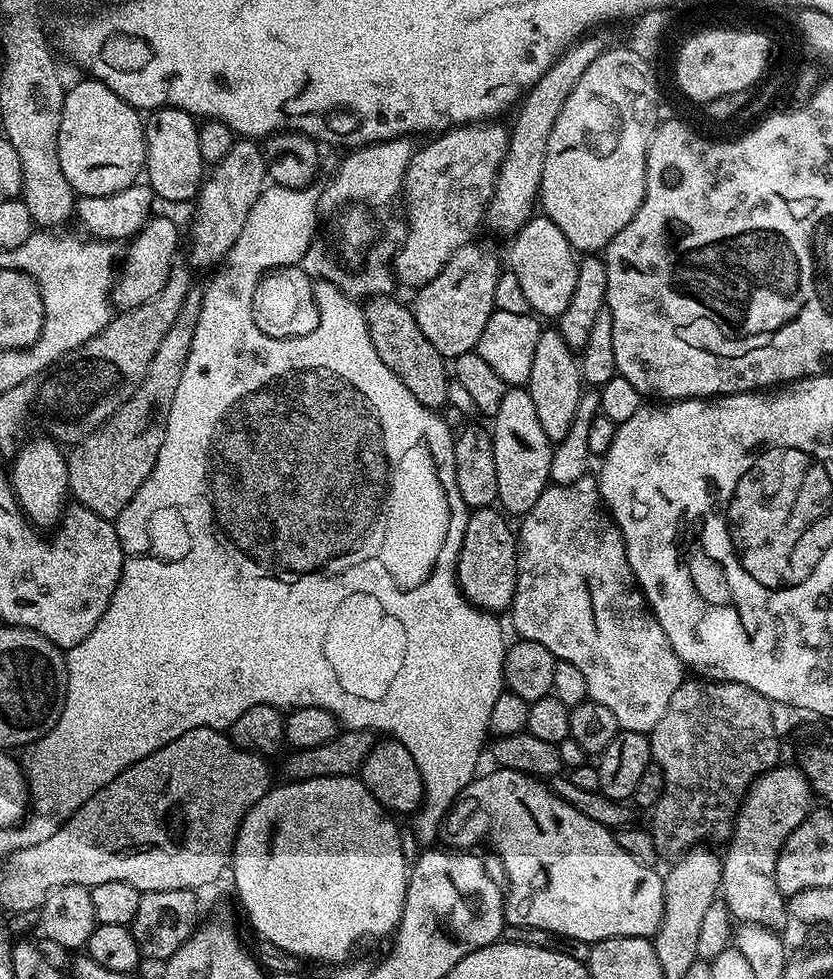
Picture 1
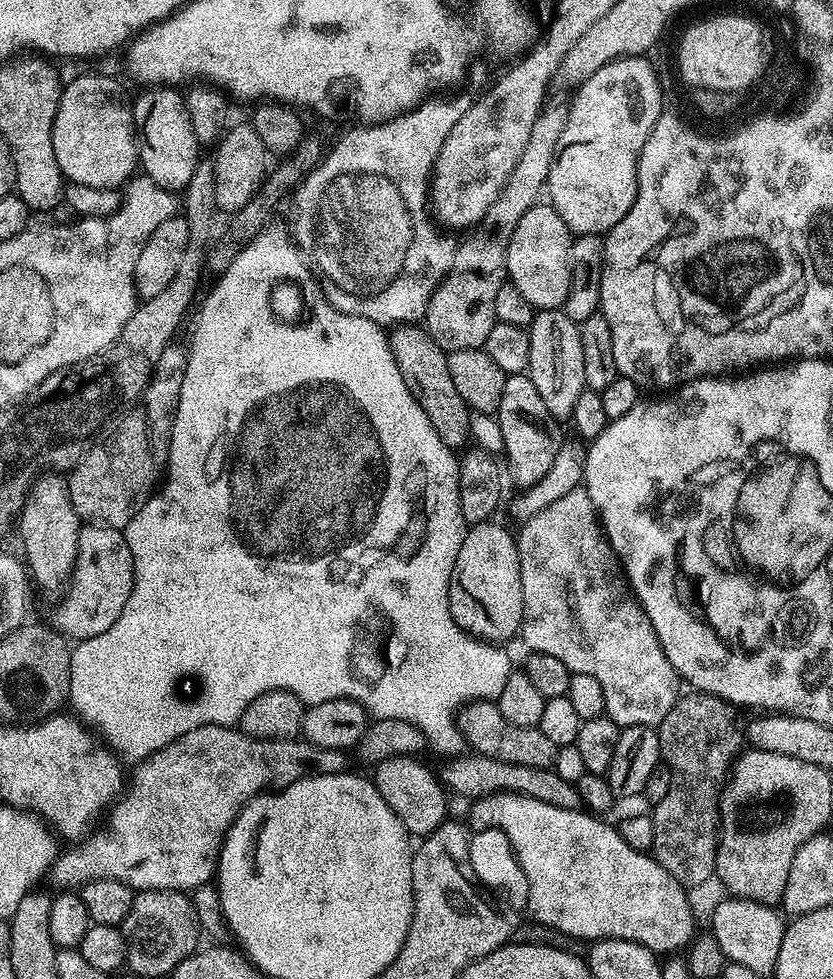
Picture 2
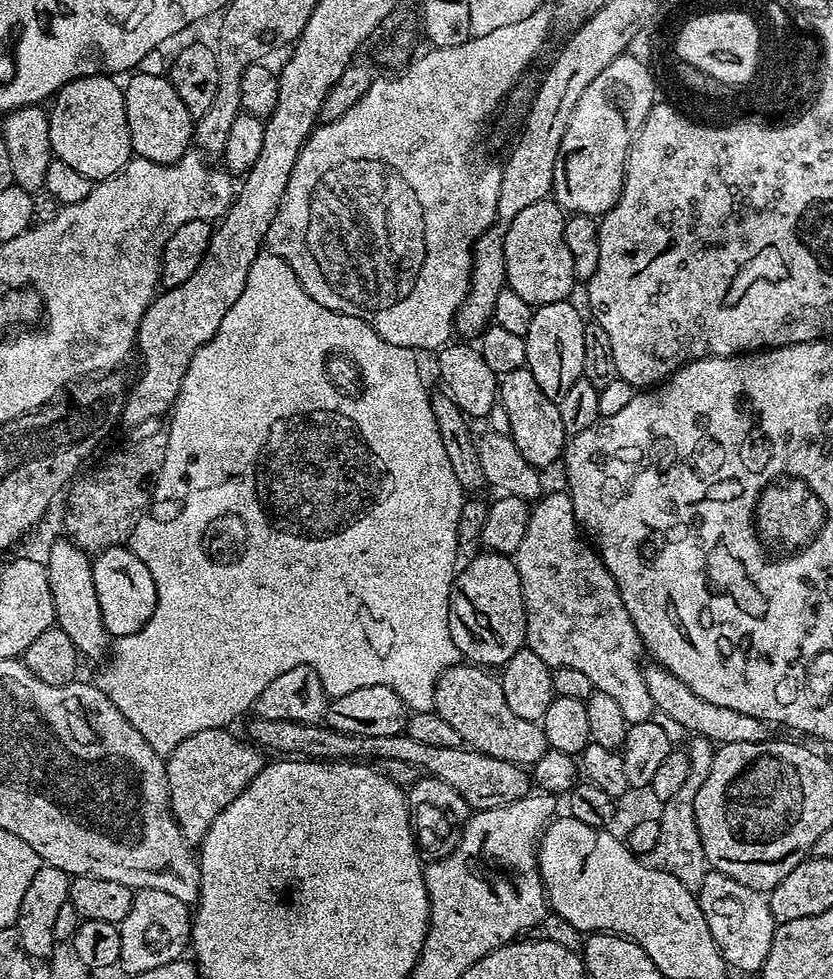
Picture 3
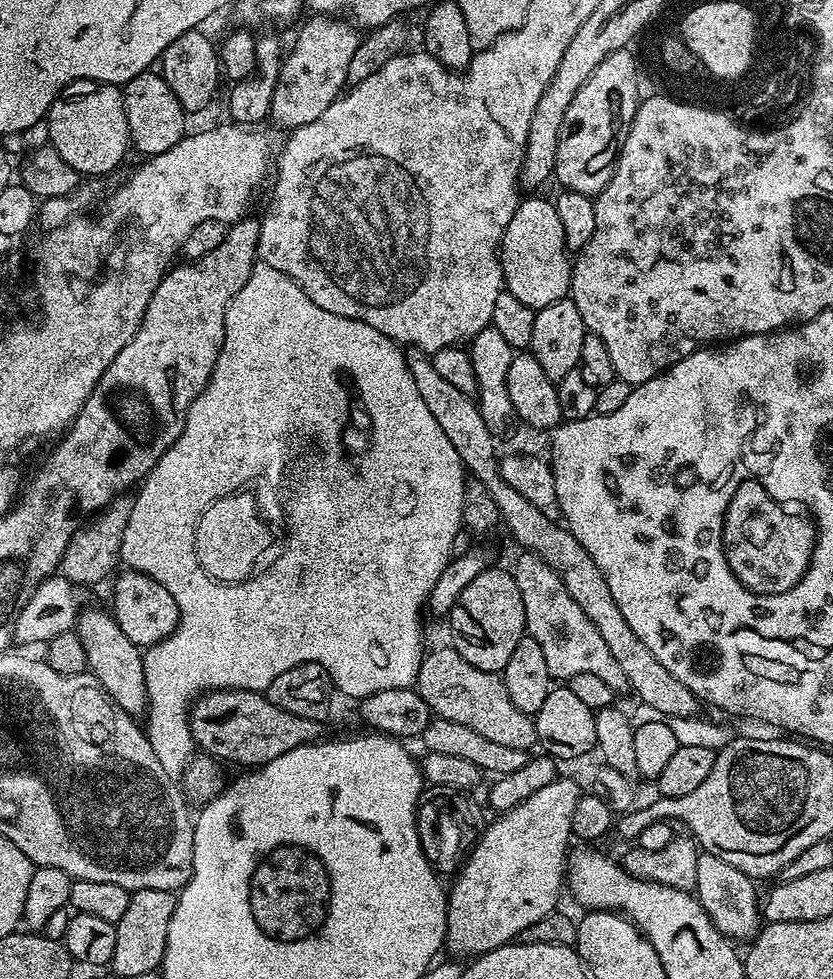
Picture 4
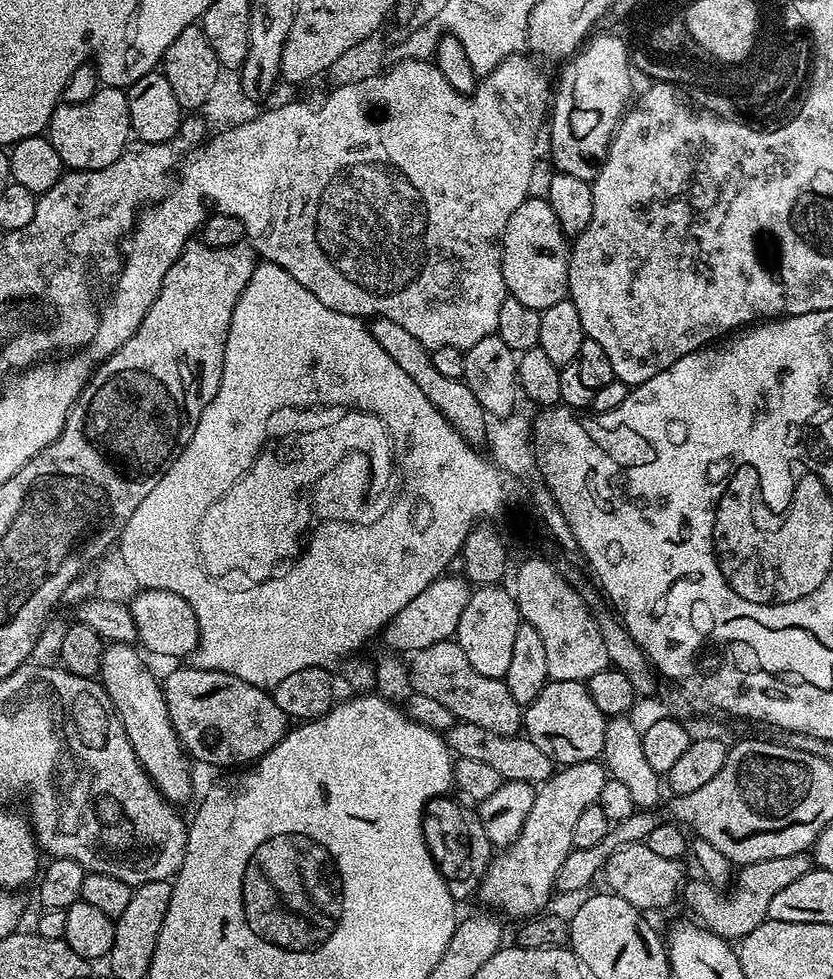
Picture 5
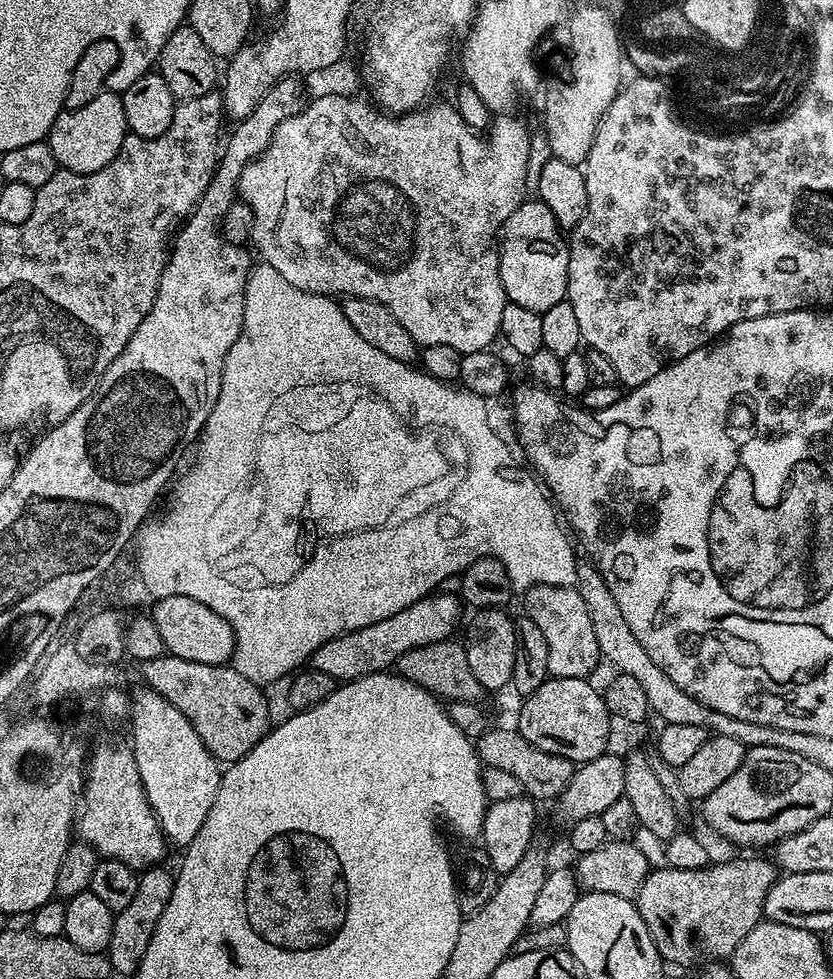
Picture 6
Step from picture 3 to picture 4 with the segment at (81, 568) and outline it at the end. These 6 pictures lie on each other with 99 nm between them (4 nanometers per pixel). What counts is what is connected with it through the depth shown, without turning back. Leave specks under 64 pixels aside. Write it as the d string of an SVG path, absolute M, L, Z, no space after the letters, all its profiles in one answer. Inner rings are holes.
M85 607L76 620L74 631L82 642L82 650L86 650L87 671L98 678L119 708L129 712L133 718L139 717L139 712L141 715L148 706L142 650L130 642L126 634L122 634L122 626L116 624L116 617L111 611Z

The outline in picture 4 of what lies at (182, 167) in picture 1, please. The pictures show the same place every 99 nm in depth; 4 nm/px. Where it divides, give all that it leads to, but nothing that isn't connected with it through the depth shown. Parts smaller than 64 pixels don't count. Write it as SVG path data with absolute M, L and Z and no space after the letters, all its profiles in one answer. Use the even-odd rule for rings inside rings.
M149 70L138 74L123 85L124 109L128 119L128 138L133 149L141 152L141 157L157 156L173 148L186 134L183 106L174 98L174 90L166 86L159 71Z

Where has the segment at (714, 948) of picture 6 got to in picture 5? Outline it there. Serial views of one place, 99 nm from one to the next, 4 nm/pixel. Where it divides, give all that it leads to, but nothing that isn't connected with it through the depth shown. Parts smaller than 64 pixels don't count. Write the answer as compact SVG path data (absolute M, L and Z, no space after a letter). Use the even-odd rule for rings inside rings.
M808 852L786 854L786 858L766 858L762 862L743 865L735 873L734 883L727 890L721 890L704 878L699 878L693 884L692 881L685 883L682 900L688 903L689 910L693 912L691 915L703 927L709 928L729 942L739 942L769 919L768 911L774 894L790 886L790 882L798 882L802 874L813 871L813 868L814 861Z

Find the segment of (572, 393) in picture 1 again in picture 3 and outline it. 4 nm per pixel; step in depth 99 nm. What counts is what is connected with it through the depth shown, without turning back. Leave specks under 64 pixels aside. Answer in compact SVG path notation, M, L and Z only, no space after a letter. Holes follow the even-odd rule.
M567 299L539 305L532 313L530 330L524 337L526 367L546 397L557 402L568 393L570 386L574 386L574 382L582 379L584 374L582 334L586 320L585 317L580 317L579 310L572 303L571 299Z

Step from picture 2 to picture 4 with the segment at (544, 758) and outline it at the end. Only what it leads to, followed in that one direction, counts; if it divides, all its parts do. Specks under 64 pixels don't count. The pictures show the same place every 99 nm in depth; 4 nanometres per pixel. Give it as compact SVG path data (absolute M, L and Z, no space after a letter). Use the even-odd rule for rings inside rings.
M451 646L425 651L414 687L439 719L470 726L470 730L482 734L482 738L510 746L510 750L528 752L537 747L536 721L510 702L503 675L470 666L470 662Z

